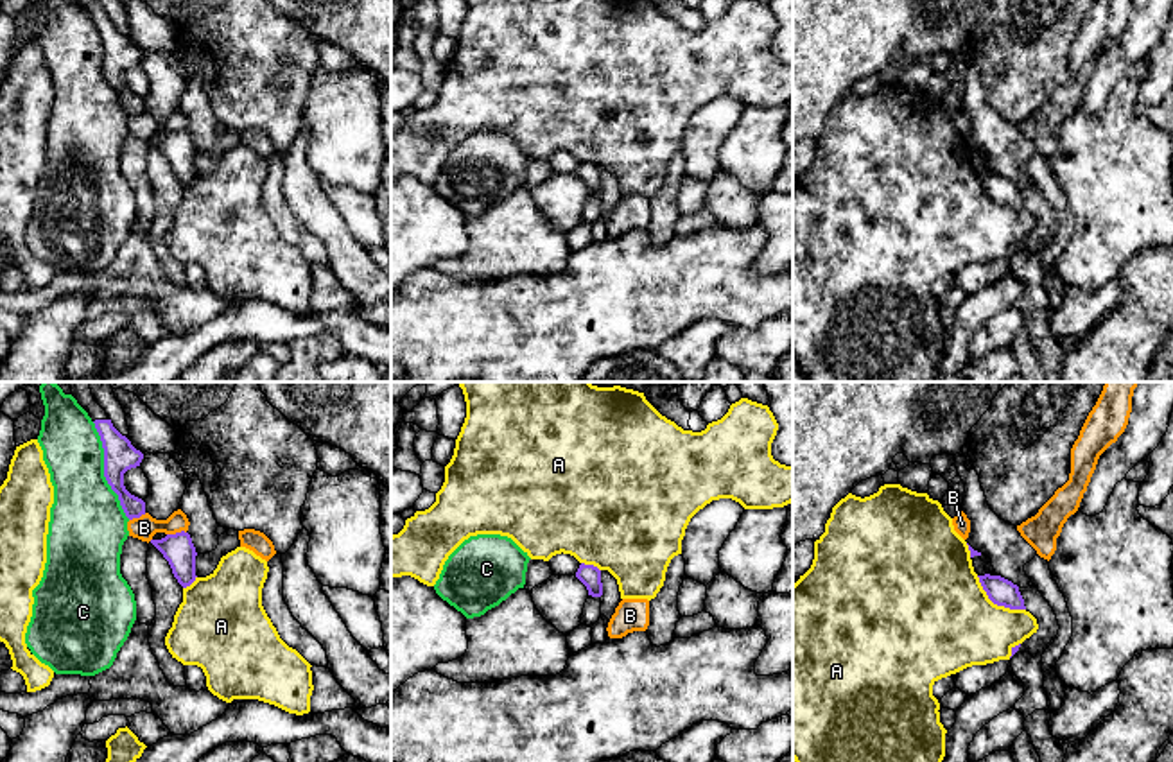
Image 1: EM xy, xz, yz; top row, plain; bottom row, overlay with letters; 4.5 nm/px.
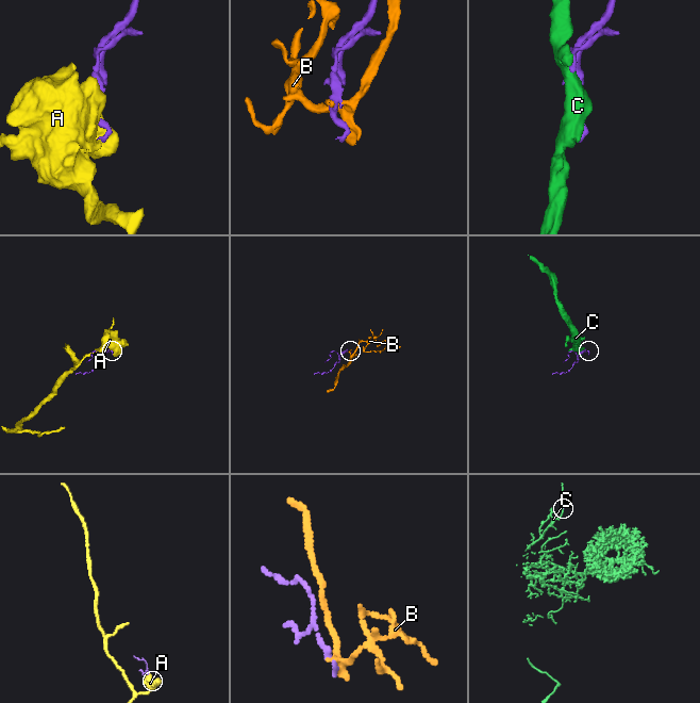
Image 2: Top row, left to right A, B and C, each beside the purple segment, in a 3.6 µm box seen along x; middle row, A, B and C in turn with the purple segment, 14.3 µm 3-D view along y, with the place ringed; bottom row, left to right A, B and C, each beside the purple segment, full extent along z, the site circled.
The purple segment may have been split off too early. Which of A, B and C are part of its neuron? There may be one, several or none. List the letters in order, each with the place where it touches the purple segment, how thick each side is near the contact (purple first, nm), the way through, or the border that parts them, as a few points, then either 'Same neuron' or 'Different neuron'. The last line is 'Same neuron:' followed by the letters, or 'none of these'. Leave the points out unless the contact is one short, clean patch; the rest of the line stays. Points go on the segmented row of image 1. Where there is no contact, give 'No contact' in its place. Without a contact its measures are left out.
A: Touches purple at yz (996, 603). Thickness 120 nm (purple) against 460 nm. Different neuron
B: Touches purple at xy (176, 533). Thickness 140 nm (purple) against 110 nm. Boundary: xy (185, 531), (167, 535). Different neuron
C: Touches purple at xy (104, 470). Thickness 140 nm (purple) against 340 nm. Different neuron
Same neuron: none of these

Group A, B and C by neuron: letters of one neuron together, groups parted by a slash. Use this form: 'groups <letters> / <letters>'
groups A / B / C

